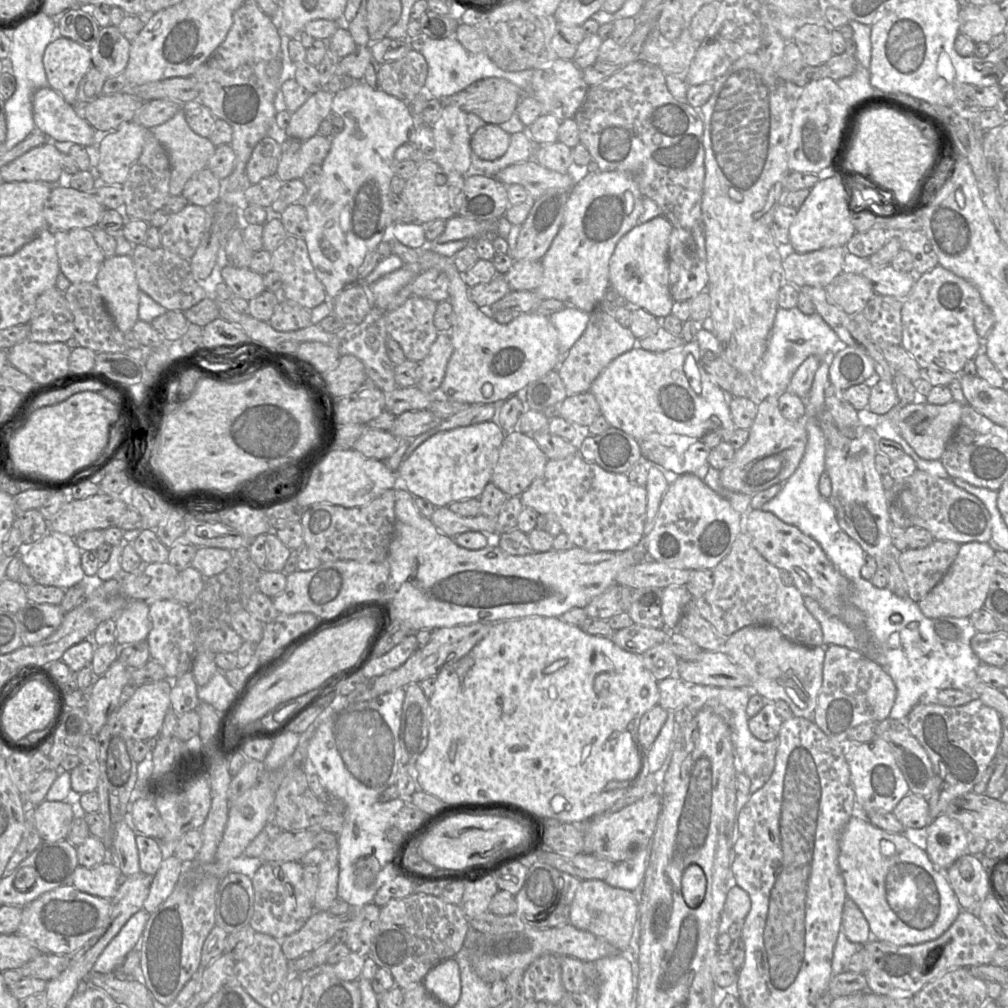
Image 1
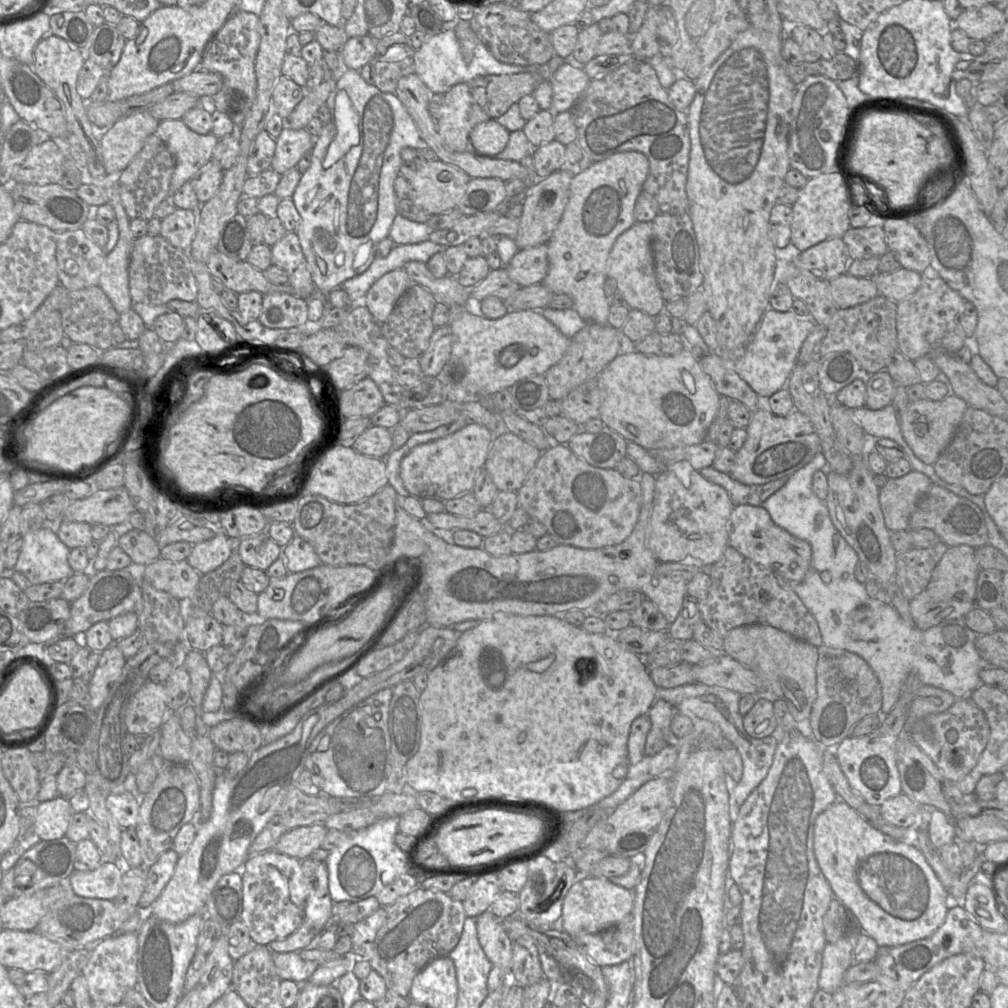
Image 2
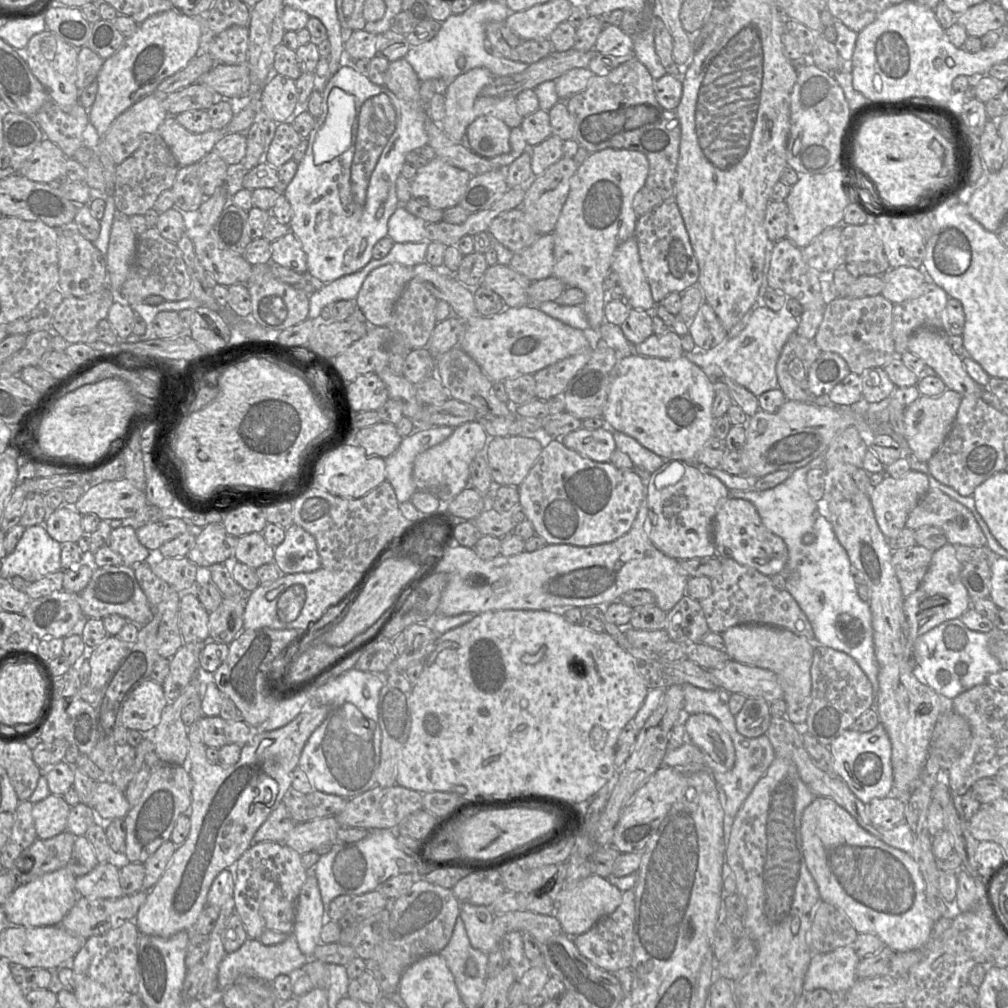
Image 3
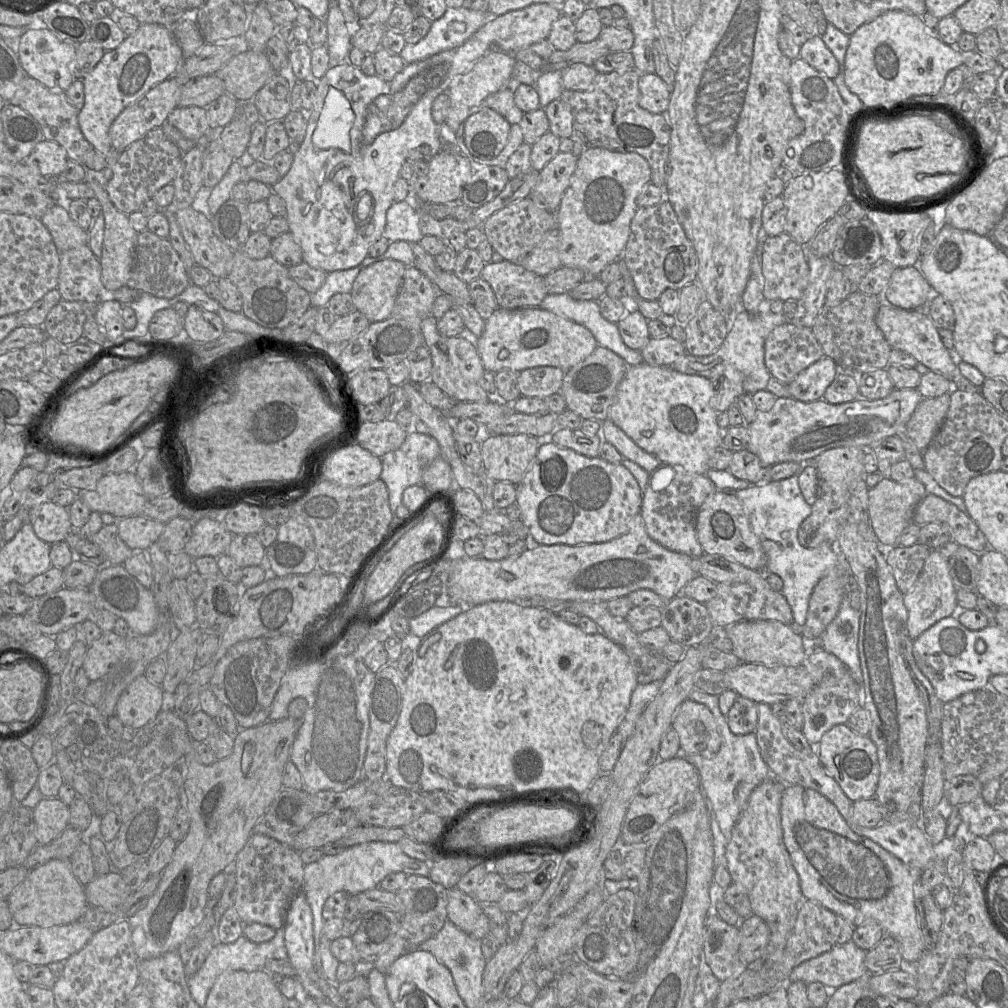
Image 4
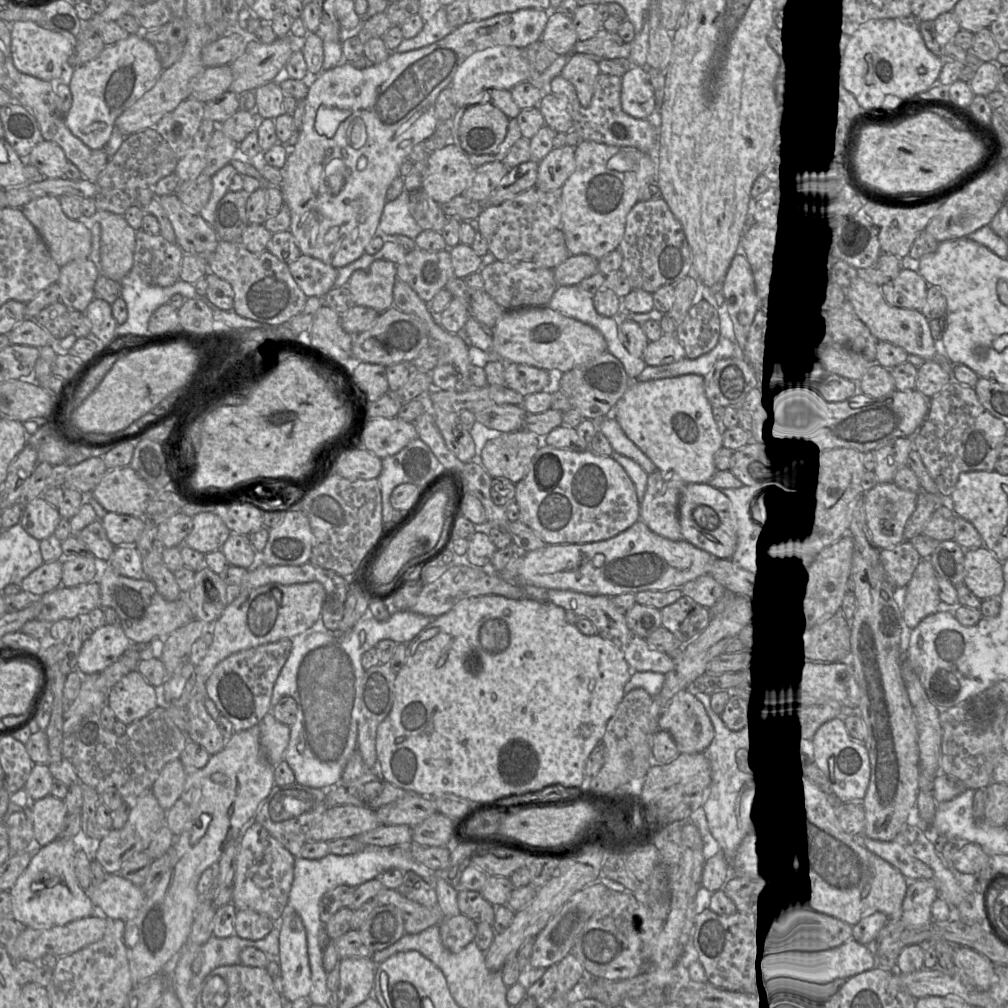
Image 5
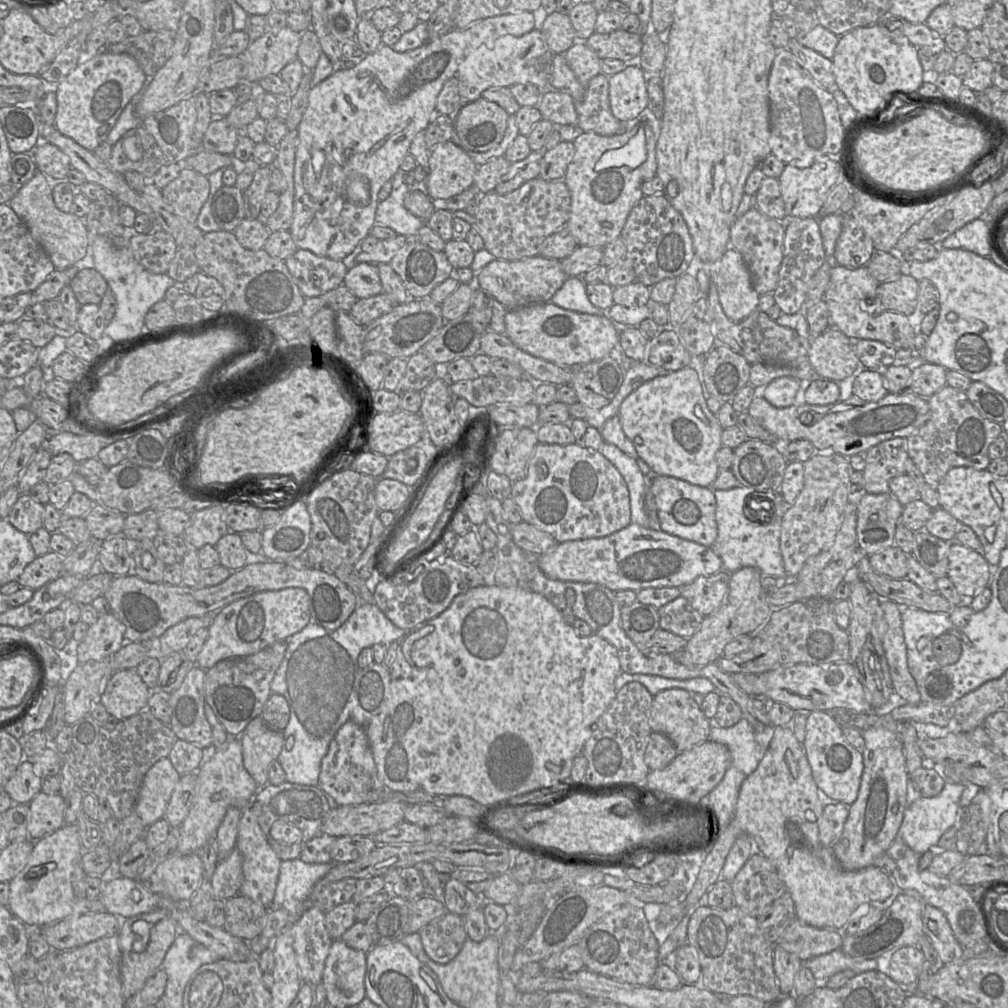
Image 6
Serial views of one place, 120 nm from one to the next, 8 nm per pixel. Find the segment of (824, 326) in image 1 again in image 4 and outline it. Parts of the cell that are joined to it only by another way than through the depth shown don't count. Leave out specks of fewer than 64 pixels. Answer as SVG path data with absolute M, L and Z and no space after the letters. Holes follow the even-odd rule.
M761 310L756 314L743 311L737 314L732 328L716 352L709 356L694 356L685 353L679 357L671 367L681 373L699 375L711 380L724 374L725 370L738 370L742 374L744 393L753 395L765 390L771 374L765 365L765 340L771 331L788 322L783 313L772 313L768 310Z

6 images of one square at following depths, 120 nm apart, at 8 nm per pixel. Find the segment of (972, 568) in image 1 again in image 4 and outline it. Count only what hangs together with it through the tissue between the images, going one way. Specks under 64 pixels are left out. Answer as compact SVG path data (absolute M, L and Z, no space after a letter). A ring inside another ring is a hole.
M931 550L914 586L908 593L903 595L904 606L908 614L908 635L912 640L939 620L956 616L958 611L956 591L957 588L954 586L949 572L948 558L937 550Z

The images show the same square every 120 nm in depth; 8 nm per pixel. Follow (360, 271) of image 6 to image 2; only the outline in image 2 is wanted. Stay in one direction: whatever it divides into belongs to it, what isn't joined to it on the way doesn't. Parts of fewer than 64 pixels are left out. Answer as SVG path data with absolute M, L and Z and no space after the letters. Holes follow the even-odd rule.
M404 268L395 269L381 276L367 291L364 304L379 323L389 317L399 298L412 284Z

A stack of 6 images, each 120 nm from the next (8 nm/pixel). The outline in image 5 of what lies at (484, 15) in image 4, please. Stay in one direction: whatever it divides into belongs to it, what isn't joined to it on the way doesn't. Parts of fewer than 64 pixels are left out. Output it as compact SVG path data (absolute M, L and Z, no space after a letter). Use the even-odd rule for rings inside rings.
M441 7L434 17L424 23L422 30L413 38L403 39L395 51L408 52L431 45L450 34L454 29L448 23L445 7Z

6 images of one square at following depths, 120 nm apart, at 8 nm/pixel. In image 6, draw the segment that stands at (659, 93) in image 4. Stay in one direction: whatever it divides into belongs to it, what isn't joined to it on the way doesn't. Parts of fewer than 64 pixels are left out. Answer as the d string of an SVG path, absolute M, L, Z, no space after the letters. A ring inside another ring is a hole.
M637 63L609 76L611 112L622 122L635 119L648 105L648 75Z

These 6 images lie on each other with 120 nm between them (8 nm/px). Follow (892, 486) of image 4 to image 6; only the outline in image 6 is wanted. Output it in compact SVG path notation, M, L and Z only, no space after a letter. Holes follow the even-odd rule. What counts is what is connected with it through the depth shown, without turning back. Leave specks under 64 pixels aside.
M865 492L858 498L856 533L863 554L871 555L894 545L895 529L903 508L890 492Z

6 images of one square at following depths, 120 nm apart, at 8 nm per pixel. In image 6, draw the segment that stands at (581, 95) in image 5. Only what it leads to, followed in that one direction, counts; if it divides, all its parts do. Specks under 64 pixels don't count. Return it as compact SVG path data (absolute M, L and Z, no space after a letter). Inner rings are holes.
M576 41L566 52L565 58L581 85L601 73L601 59L586 45Z

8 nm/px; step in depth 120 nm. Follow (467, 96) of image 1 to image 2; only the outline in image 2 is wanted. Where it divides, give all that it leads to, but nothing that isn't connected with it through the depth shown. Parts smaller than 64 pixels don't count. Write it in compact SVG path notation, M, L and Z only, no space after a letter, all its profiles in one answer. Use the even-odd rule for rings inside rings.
M554 55L546 64L531 72L477 77L468 82L469 89L474 101L489 118L496 119L521 98L531 95L541 83L550 82L565 62L565 59Z

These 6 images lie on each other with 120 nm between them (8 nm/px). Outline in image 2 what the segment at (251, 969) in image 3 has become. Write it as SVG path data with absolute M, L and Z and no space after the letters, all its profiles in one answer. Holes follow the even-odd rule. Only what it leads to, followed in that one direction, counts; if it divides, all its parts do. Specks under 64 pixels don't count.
M272 951L276 972L281 980L292 980L304 984L319 966L313 961L303 960L299 952L280 953Z

